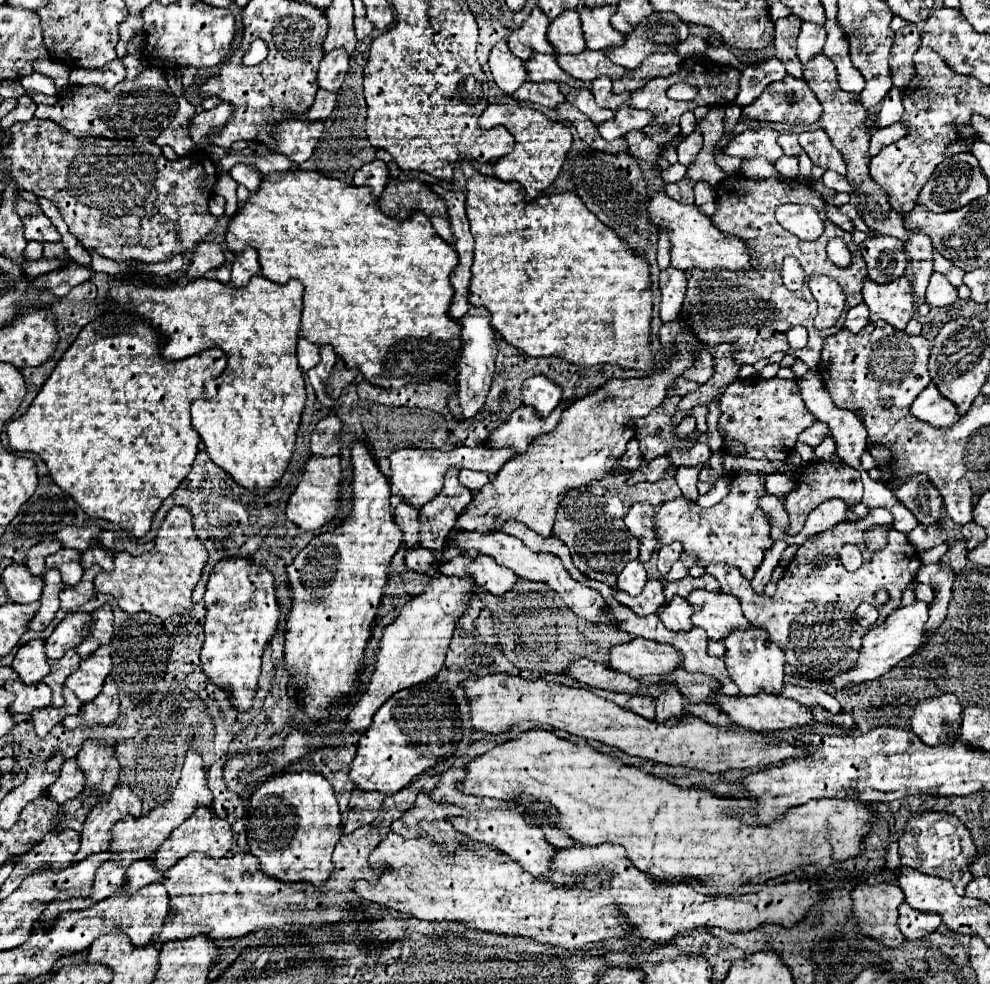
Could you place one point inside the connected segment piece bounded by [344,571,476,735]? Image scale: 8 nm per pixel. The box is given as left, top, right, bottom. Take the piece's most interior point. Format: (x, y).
(413, 648)

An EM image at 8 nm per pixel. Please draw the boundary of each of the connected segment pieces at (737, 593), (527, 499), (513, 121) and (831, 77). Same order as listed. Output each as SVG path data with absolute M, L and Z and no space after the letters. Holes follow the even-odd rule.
M873 508L866 517L860 518L856 523L844 521L834 529L820 533L816 541L806 541L786 567L782 579L778 581L778 591L774 597L766 597L764 593L756 595L750 587L750 581L744 579L742 573L738 573L738 569L734 569L732 565L708 565L706 573L720 581L724 593L740 599L746 619L754 627L764 629L768 633L770 641L774 641L784 651L786 661L792 667L800 669L804 675L810 675L814 679L834 677L836 673L844 673L854 667L860 651L860 639L868 631L854 621L856 607L860 603L882 607L884 611L876 621L882 623L900 605L902 591L914 581L920 569L918 551L906 541L904 533L894 529L893 521L893 516L887 509ZM878 525L888 527L886 547L880 551L868 551L864 549L863 533ZM840 543L854 543L864 553L864 563L858 571L848 573L842 567L838 559ZM882 587L890 591L890 601L886 605L878 605L874 599L874 593Z
M692 359L672 361L670 369L644 379L614 379L598 391L576 399L564 413L560 423L546 435L538 437L526 455L510 459L496 475L494 481L484 485L470 505L458 517L454 529L492 533L508 519L524 523L528 529L542 537L548 537L556 517L560 499L568 489L590 485L594 479L608 475L616 459L626 453L626 443L634 437L634 431L624 429L624 423L634 417L648 415L654 407L662 405L666 389L692 365Z
M490 105L484 109L478 121L482 129L504 125L516 139L514 151L494 163L494 177L498 177L500 181L518 181L526 190L524 200L527 203L554 183L572 145L572 133L568 125L552 121L536 109L518 105Z
M816 53L810 63L804 67L804 79L810 85L810 89L816 93L820 105L824 107L824 113L820 117L820 125L826 129L832 145L844 155L844 161L848 165L848 179L852 183L854 193L857 195L862 210L869 211L873 216L887 215L891 210L888 196L883 189L876 184L869 173L870 155L869 142L872 131L866 129L866 109L860 103L860 95L846 93L838 87L836 81L836 69L834 63L822 55Z

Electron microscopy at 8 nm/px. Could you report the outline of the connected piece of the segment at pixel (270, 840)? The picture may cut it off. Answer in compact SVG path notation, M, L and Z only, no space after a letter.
M284 773L264 781L250 797L248 809L248 847L254 857L258 857L262 871L282 883L312 883L314 887L326 885L332 873L332 853L342 837L342 817L338 811L338 801L332 785L318 773Z

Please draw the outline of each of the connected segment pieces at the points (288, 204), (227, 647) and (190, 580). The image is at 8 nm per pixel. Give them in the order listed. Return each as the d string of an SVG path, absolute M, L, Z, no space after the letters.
M272 171L262 177L258 191L230 219L226 245L232 253L240 253L238 247L254 247L264 277L274 283L300 279L304 283L300 337L318 347L332 345L346 367L360 369L372 385L400 389L410 383L442 379L462 353L460 325L448 317L454 295L450 273L458 265L454 247L432 229L430 219L422 213L414 213L408 221L382 215L376 197L366 187L330 179L318 171Z
M248 559L220 561L206 585L206 641L200 651L202 671L220 689L230 693L230 703L236 711L250 711L256 695L262 653L274 637L280 607L274 591L274 577L264 567Z
M172 507L158 529L156 547L138 557L118 553L114 559L114 571L102 571L94 579L94 587L100 593L112 595L126 613L146 611L166 621L172 615L186 615L192 611L192 591L202 577L206 561L208 551L194 533L190 511L184 507Z

